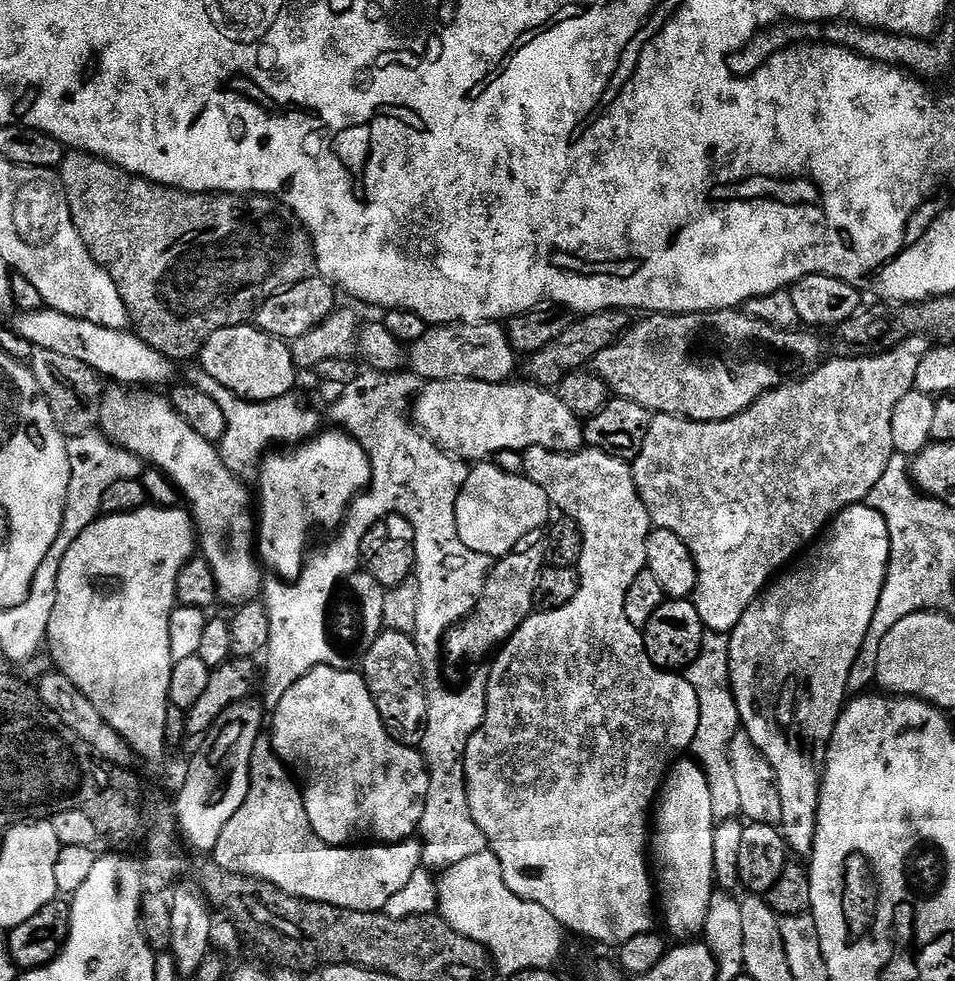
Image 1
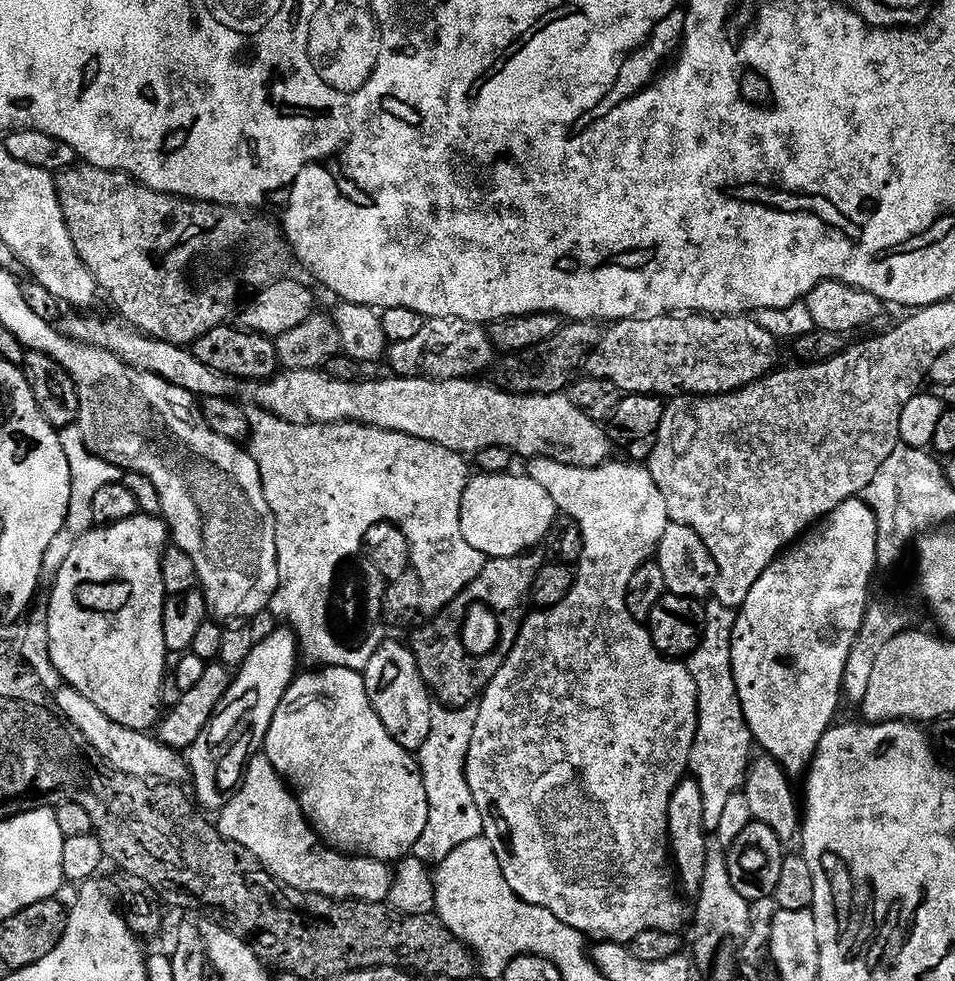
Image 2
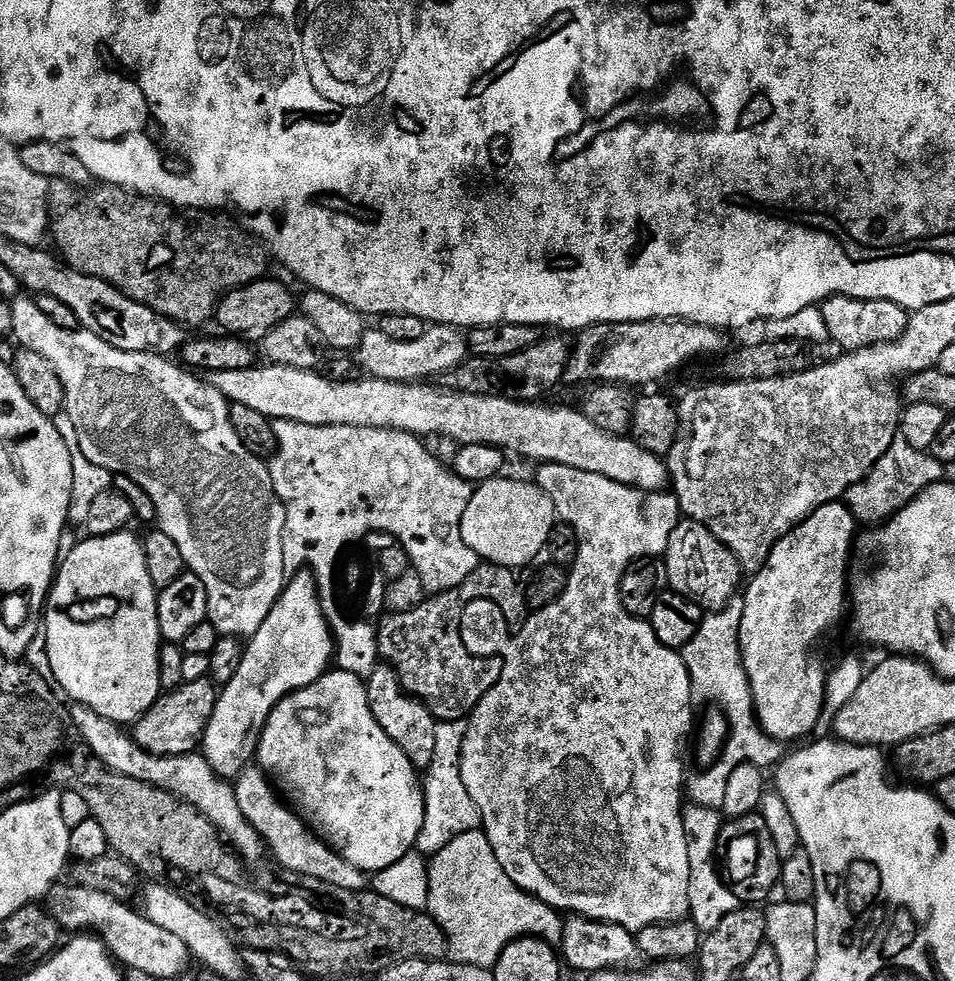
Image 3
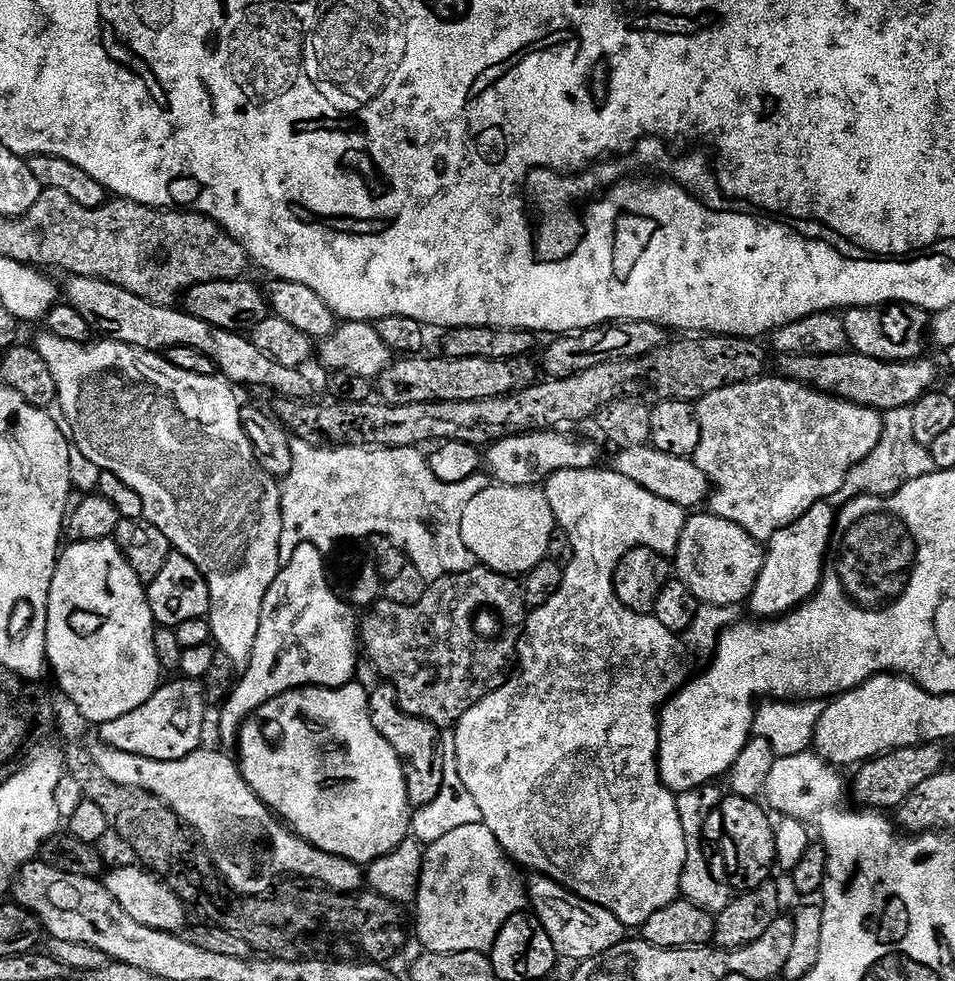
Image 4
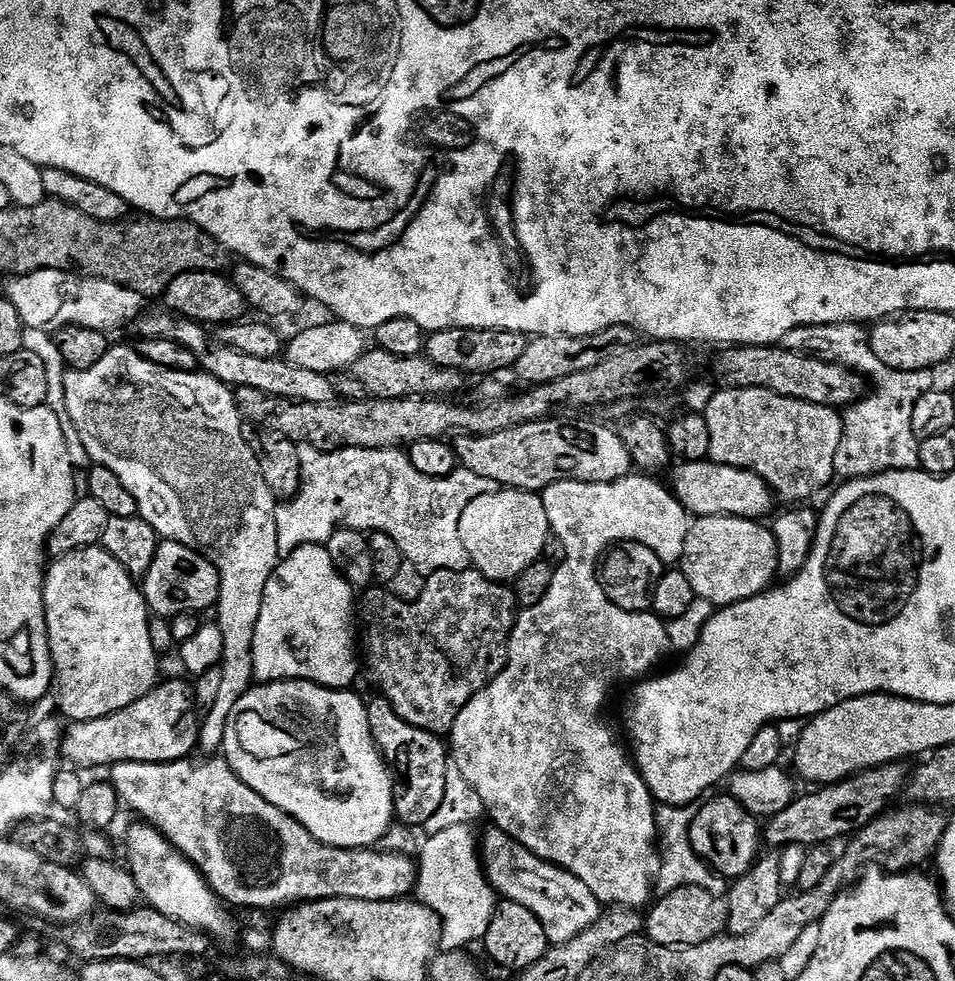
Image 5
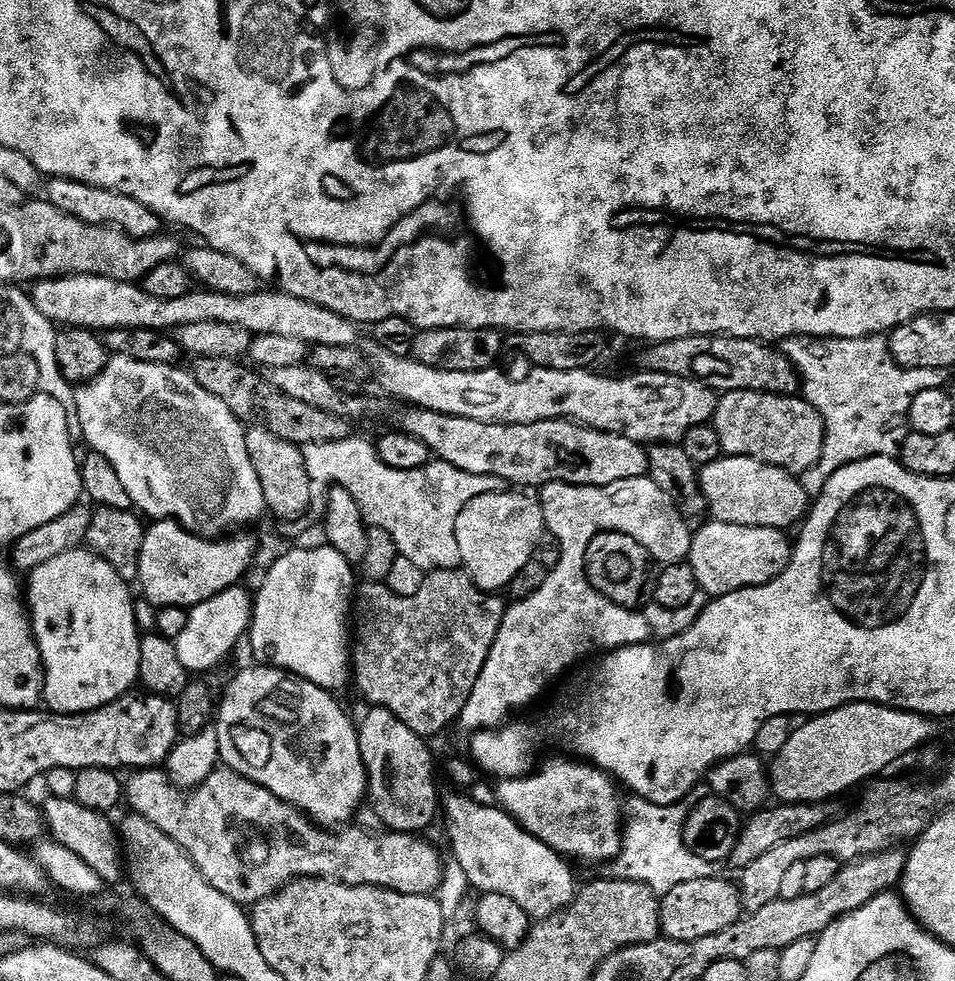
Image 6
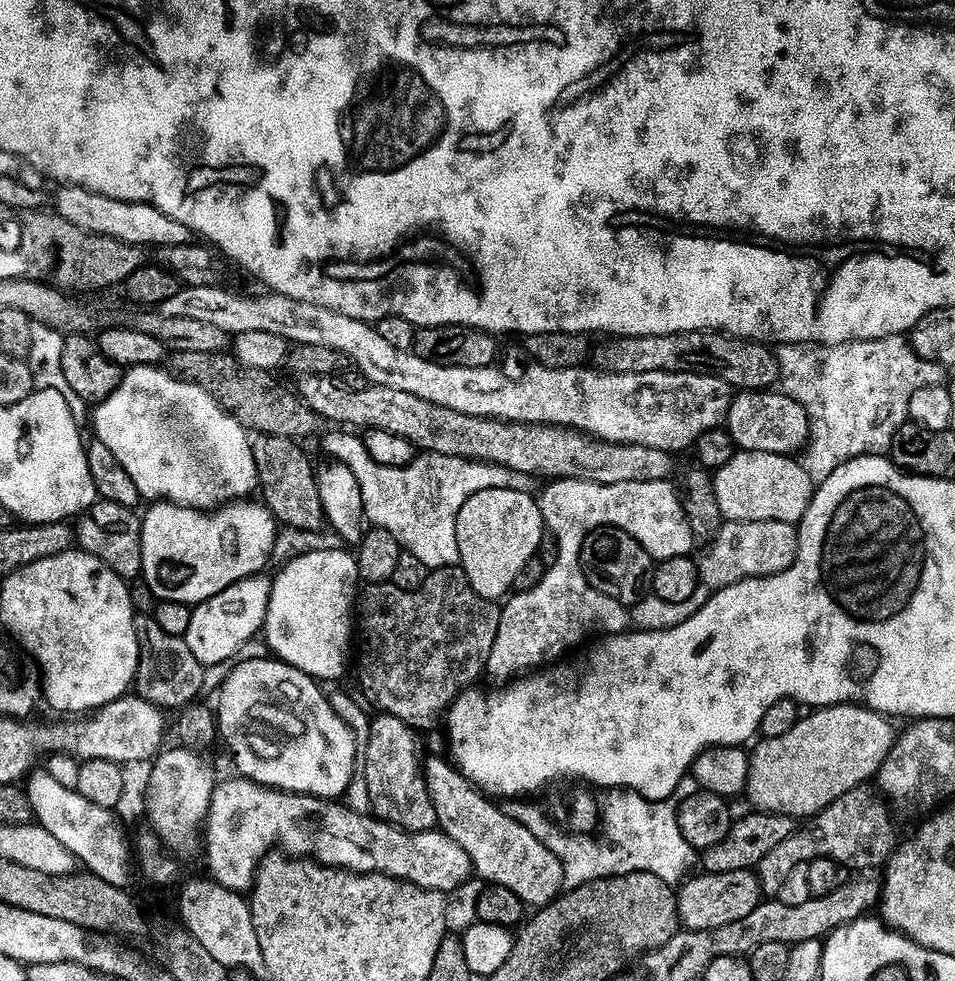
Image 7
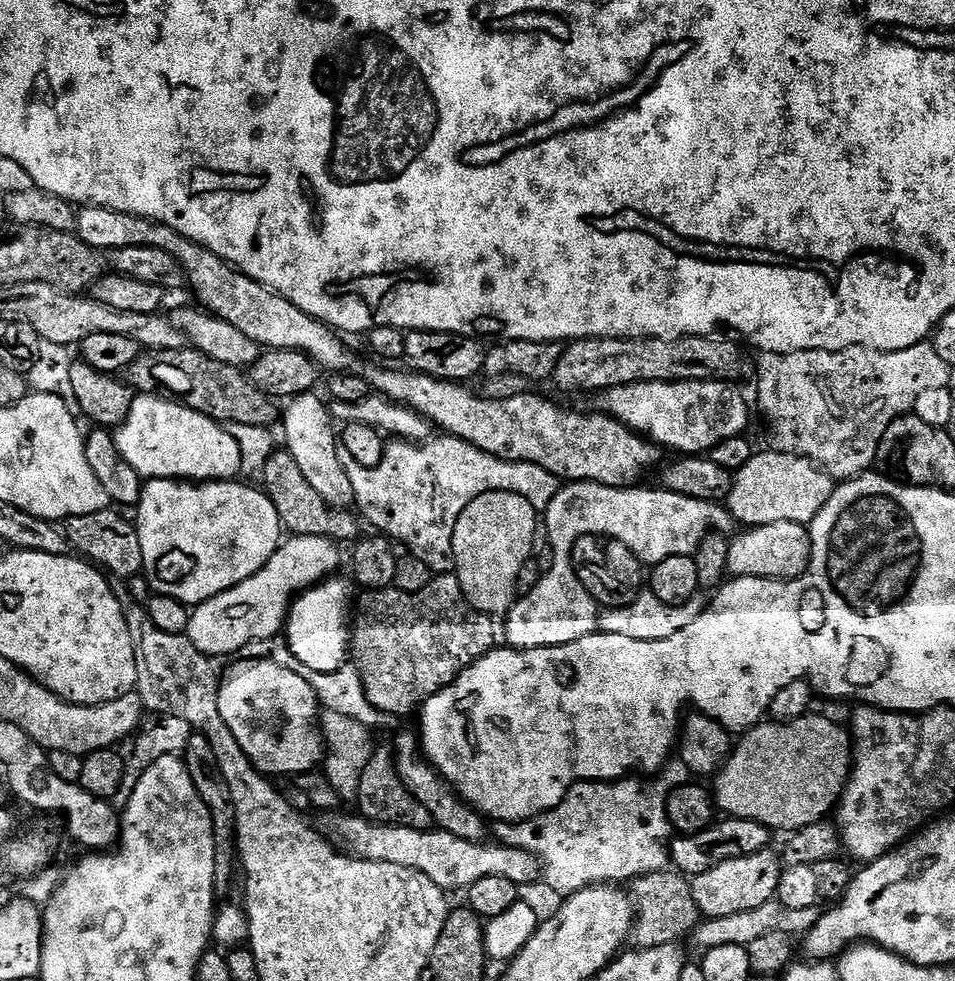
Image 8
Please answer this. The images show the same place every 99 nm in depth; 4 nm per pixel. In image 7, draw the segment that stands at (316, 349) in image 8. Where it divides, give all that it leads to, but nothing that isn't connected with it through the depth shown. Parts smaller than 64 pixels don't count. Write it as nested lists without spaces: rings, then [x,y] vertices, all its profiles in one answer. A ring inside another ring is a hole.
[[[64,186],[59,191],[54,205],[56,215],[70,222],[70,226],[78,226],[78,230],[86,230],[86,234],[109,236],[120,240],[123,244],[137,246],[145,246],[144,244],[178,246],[193,243],[194,233],[186,226],[182,226],[182,222],[174,222],[174,218],[162,214],[149,204],[127,204],[86,190],[83,186]]]

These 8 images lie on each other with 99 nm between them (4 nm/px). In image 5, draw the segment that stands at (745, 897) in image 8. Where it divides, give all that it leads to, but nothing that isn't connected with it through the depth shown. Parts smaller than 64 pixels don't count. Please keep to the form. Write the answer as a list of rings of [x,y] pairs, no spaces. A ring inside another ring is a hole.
[[[682,886],[673,892],[663,893],[659,899],[646,912],[646,935],[653,944],[661,944],[667,948],[685,948],[725,935],[728,926],[728,901],[724,896],[710,894],[710,890],[702,890],[698,886]]]

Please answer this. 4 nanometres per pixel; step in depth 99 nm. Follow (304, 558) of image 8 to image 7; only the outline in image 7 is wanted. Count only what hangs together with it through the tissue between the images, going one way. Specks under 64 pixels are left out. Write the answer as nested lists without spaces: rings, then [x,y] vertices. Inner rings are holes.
[[[264,574],[251,576],[249,580],[230,586],[207,604],[192,608],[190,630],[186,630],[184,641],[205,669],[212,670],[215,664],[224,664],[227,660],[235,661],[241,655],[240,647],[263,633],[272,597],[272,580],[266,577]]]

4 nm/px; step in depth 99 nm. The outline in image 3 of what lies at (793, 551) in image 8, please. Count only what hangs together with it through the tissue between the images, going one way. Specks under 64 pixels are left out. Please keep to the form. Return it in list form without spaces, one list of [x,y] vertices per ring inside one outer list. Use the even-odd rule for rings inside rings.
[[[687,518],[681,519],[674,534],[670,534],[668,551],[662,559],[664,569],[668,572],[668,588],[682,594],[687,600],[715,610],[724,607],[737,595],[739,588],[736,587],[740,584],[740,576],[742,577],[738,558],[721,540],[714,538],[714,534],[706,530],[706,526],[698,522]]]

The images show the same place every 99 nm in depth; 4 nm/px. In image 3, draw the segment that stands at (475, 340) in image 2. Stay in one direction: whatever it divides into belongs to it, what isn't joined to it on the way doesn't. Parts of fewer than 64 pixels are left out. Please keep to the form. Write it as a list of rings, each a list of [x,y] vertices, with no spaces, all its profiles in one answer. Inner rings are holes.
[[[447,324],[425,327],[422,338],[414,342],[396,342],[380,331],[368,330],[361,338],[360,345],[354,349],[354,359],[365,377],[399,384],[428,382],[431,376],[443,377],[445,372],[454,370],[469,356],[465,333],[458,328],[449,328]]]

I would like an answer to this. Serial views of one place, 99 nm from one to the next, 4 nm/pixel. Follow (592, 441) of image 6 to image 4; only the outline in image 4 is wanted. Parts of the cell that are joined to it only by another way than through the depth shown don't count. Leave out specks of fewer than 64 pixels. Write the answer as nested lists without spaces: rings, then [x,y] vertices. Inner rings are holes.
[[[545,430],[493,440],[486,448],[487,475],[500,486],[530,488],[543,485],[555,472],[597,467],[595,446],[588,440],[575,440],[566,433],[564,430]]]

